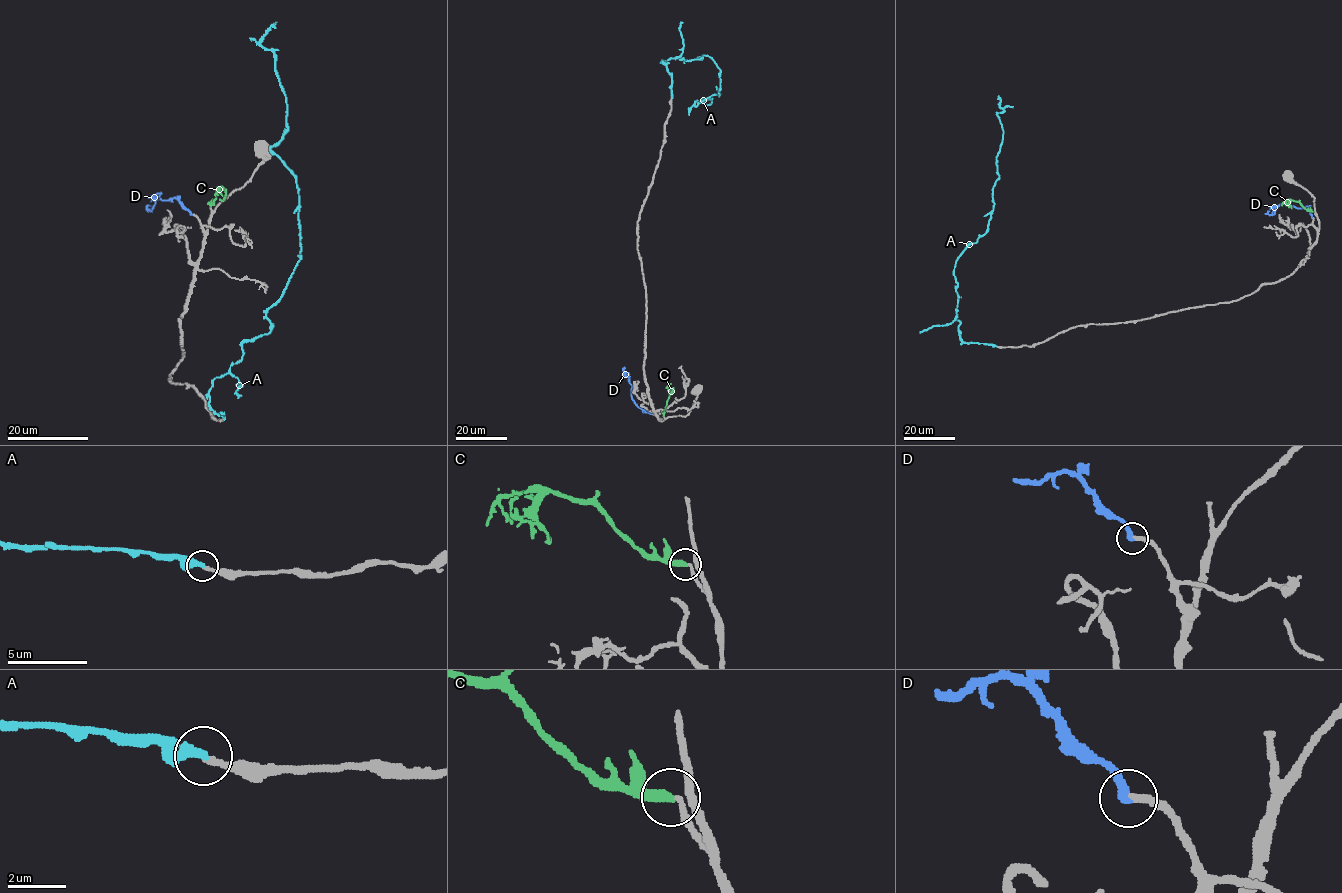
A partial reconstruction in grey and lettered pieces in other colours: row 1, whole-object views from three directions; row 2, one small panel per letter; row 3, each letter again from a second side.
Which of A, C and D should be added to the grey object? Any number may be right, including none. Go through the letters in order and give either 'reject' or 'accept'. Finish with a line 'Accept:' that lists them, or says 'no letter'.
A: reject
C: accept
D: accept
Accept: C, D

